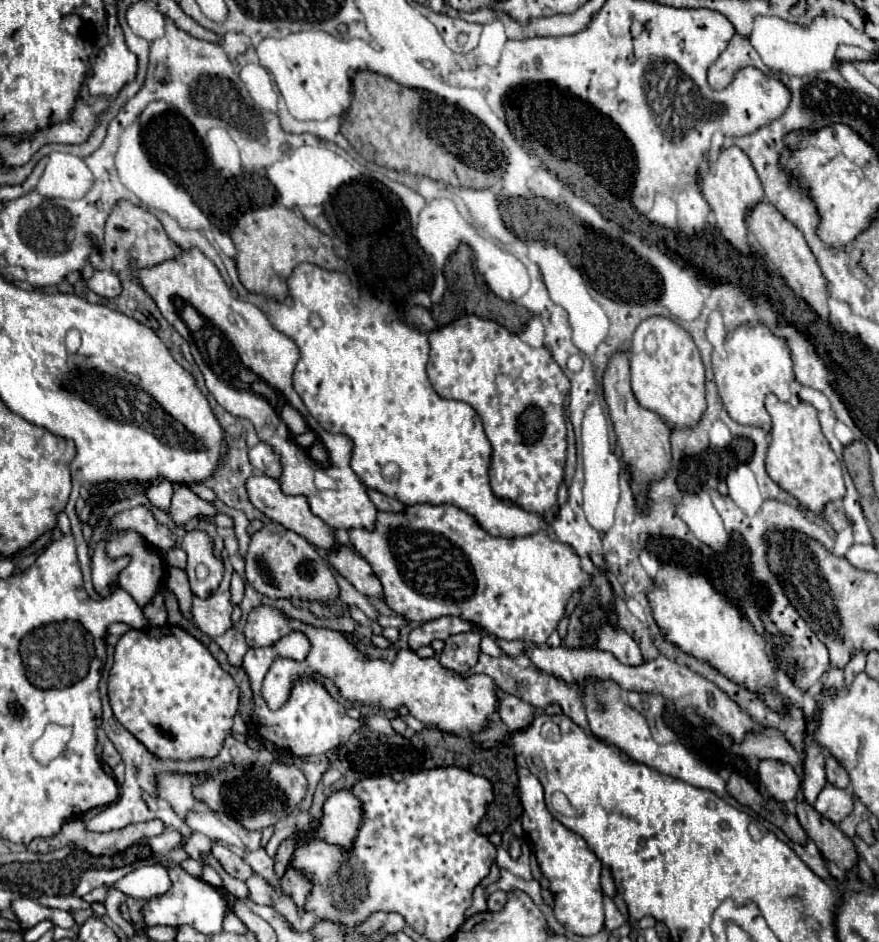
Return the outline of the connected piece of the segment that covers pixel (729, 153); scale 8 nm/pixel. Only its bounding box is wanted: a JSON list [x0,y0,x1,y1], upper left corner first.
[699,146,765,254]

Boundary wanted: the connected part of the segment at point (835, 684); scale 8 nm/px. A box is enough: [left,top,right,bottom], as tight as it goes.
[825,666,843,690]

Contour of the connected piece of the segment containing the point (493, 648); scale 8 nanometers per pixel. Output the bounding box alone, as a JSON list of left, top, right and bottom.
[481,636,505,656]

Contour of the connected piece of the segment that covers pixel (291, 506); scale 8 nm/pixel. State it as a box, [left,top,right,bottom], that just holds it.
[247,476,337,550]

